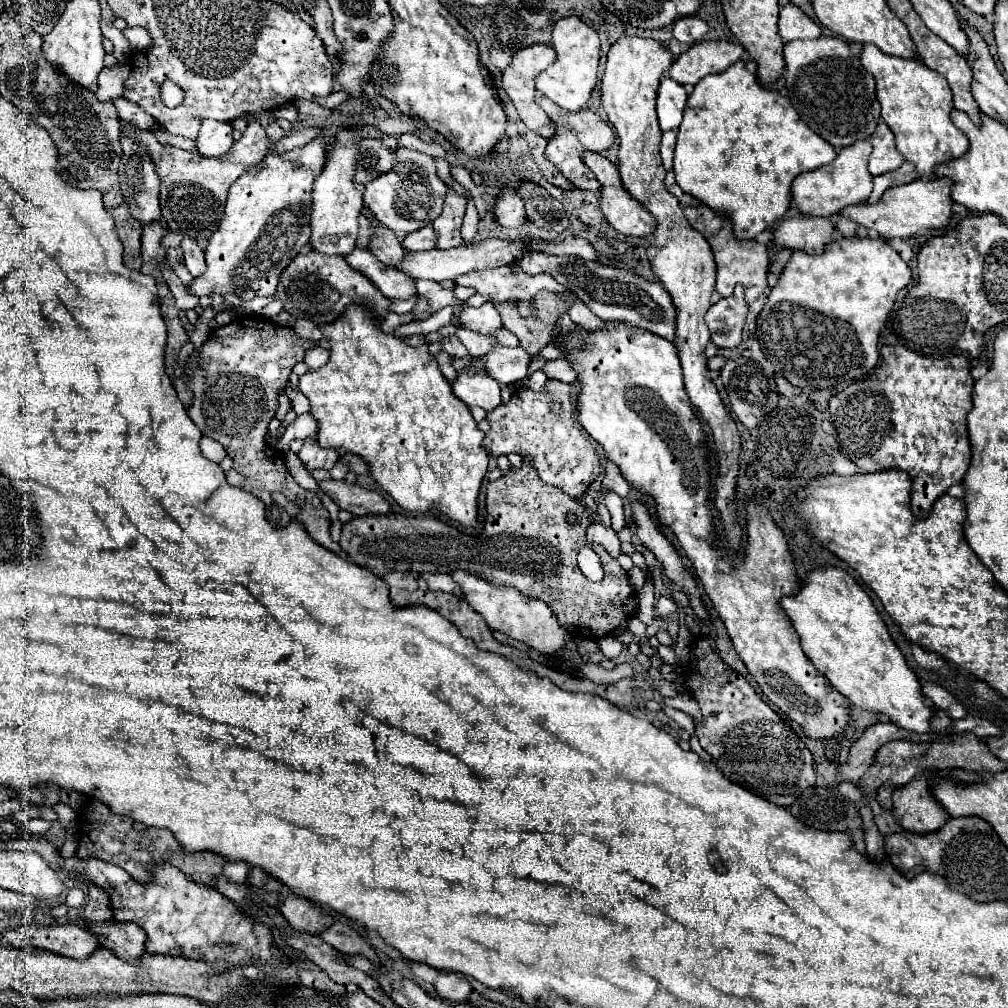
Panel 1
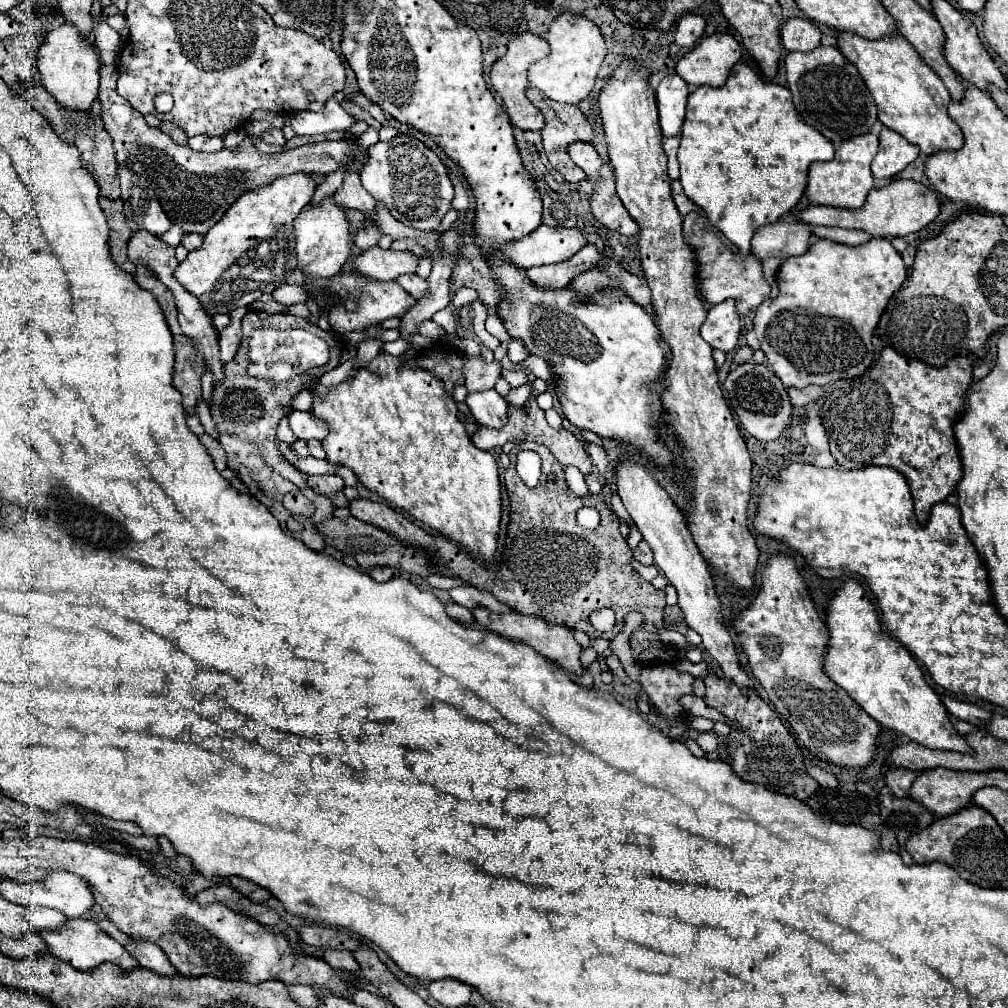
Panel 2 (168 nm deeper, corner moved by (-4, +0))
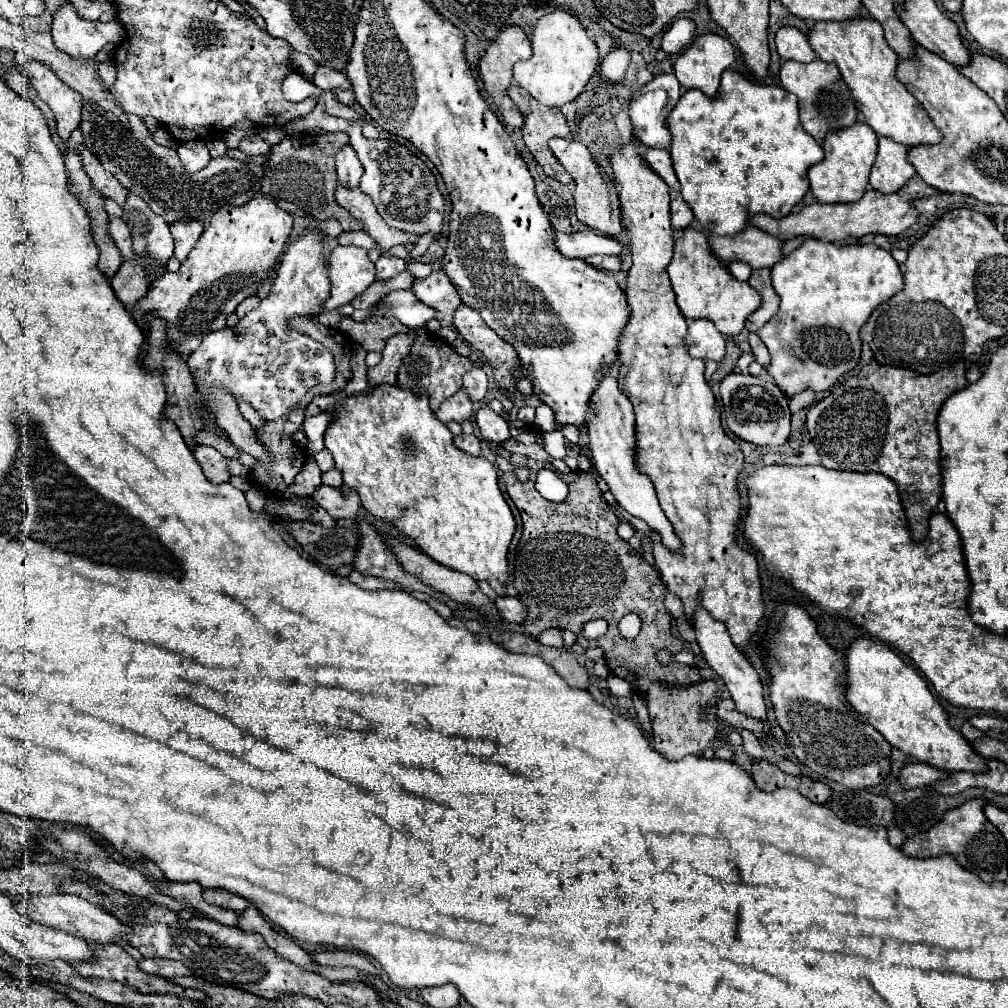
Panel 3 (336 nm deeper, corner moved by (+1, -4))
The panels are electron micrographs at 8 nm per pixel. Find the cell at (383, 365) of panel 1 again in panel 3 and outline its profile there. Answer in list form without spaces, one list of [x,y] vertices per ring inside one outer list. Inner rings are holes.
[[[382,384],[372,390],[368,388],[366,394],[346,398],[342,408],[330,410],[328,414],[334,416],[334,422],[326,432],[326,448],[334,456],[334,468],[342,474],[342,492],[358,492],[362,506],[372,516],[394,524],[418,550],[442,566],[464,572],[474,580],[486,580],[504,598],[508,546],[516,532],[516,520],[498,488],[496,468],[486,458],[474,458],[454,448],[452,432],[434,416],[428,406],[428,396]]]

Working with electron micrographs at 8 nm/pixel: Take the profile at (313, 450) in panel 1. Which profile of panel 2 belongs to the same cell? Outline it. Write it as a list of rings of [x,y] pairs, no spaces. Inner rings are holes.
[[[317,474],[317,476],[309,476],[307,482],[309,482],[309,486],[311,486],[315,492],[319,492],[319,494],[323,494],[323,496],[331,496],[331,494],[335,494],[337,490],[343,490],[343,488],[345,488],[343,478],[337,476],[337,474]]]

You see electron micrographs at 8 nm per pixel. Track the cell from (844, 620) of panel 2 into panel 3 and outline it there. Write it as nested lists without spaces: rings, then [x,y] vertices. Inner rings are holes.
[[[858,638],[850,644],[846,668],[846,698],[888,742],[916,760],[946,772],[988,772],[988,764],[978,756],[970,742],[948,724],[944,708],[934,700],[922,676],[892,652],[886,644],[872,638]]]

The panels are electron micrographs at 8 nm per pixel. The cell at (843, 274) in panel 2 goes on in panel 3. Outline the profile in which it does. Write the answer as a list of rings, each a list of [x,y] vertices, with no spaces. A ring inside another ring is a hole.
[[[808,238],[802,242],[800,248],[796,248],[790,256],[782,258],[780,262],[776,262],[772,266],[772,286],[776,290],[776,294],[780,296],[780,308],[778,312],[758,330],[758,336],[760,340],[766,344],[768,352],[770,352],[770,366],[768,366],[768,374],[774,378],[774,382],[778,384],[778,388],[784,392],[784,394],[798,394],[802,390],[812,390],[812,392],[824,392],[830,388],[830,384],[834,384],[840,374],[846,374],[850,372],[858,360],[860,360],[860,346],[862,346],[862,340],[858,336],[858,328],[862,328],[868,320],[868,316],[874,312],[874,308],[886,300],[890,300],[896,292],[900,292],[902,288],[902,272],[900,272],[900,266],[896,264],[896,260],[892,258],[890,252],[886,252],[884,248],[878,248],[874,244],[832,244],[832,242],[820,242],[816,238]]]

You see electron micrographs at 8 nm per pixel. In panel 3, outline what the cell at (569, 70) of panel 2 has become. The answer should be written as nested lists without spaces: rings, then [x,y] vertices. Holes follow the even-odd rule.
[[[556,10],[536,22],[530,42],[534,50],[532,58],[514,64],[516,82],[544,106],[560,108],[572,102],[584,90],[598,66],[598,48],[594,40],[586,34],[578,18],[564,10]]]

